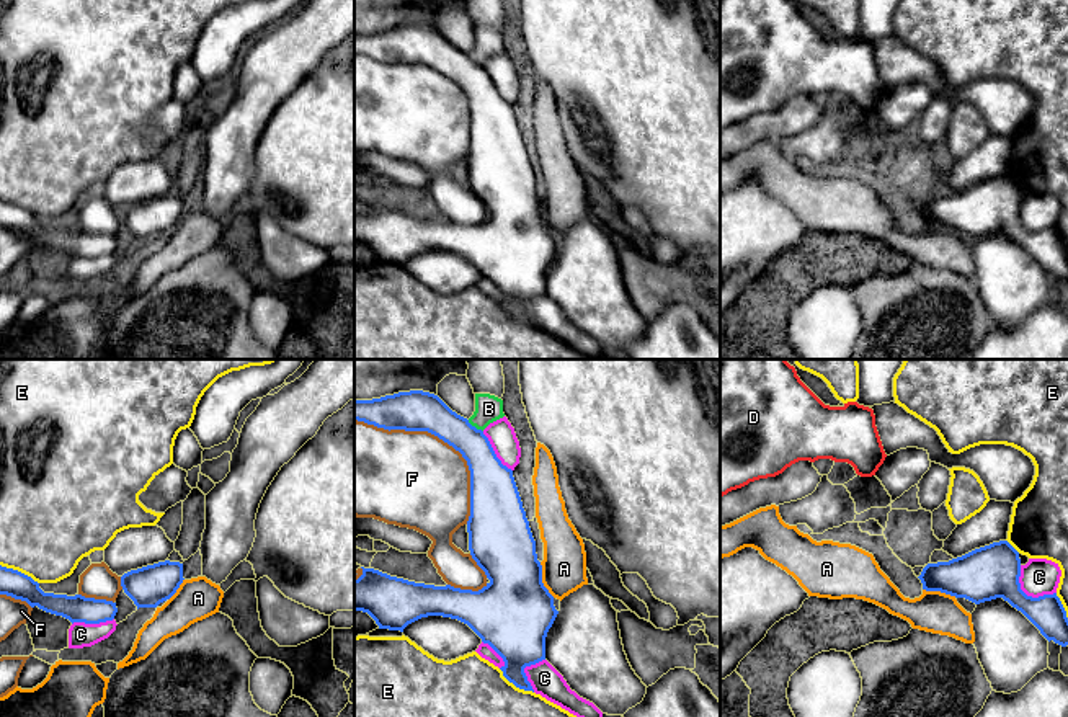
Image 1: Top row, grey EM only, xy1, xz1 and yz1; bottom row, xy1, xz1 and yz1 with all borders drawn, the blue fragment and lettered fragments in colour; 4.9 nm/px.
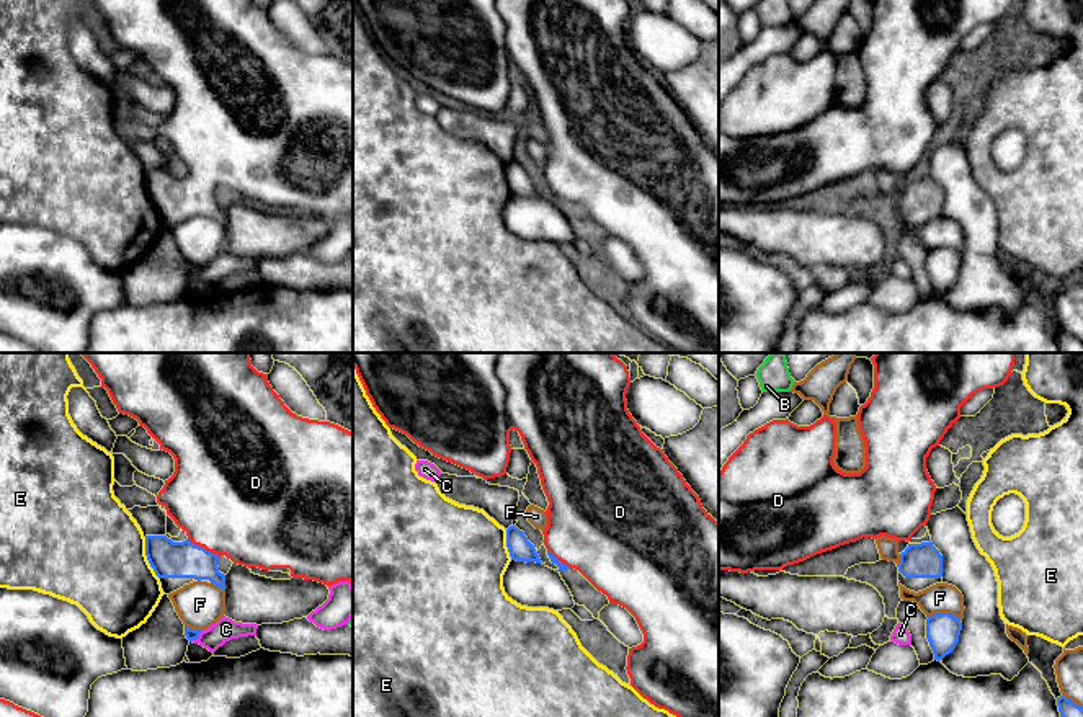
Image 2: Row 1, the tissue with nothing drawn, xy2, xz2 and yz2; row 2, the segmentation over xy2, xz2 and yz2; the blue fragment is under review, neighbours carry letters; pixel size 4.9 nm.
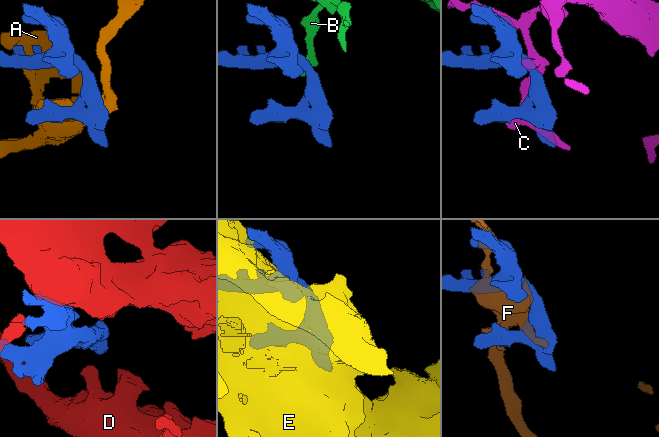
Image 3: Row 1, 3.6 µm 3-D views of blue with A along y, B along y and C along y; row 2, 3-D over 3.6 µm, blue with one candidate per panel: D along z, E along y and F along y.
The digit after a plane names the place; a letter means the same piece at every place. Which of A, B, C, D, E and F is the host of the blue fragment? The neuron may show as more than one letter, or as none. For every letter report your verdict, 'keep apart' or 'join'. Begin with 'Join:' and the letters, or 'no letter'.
Join: D
A: keep apart
B: keep apart
C: keep apart
D: join
E: keep apart
F: keep apart

